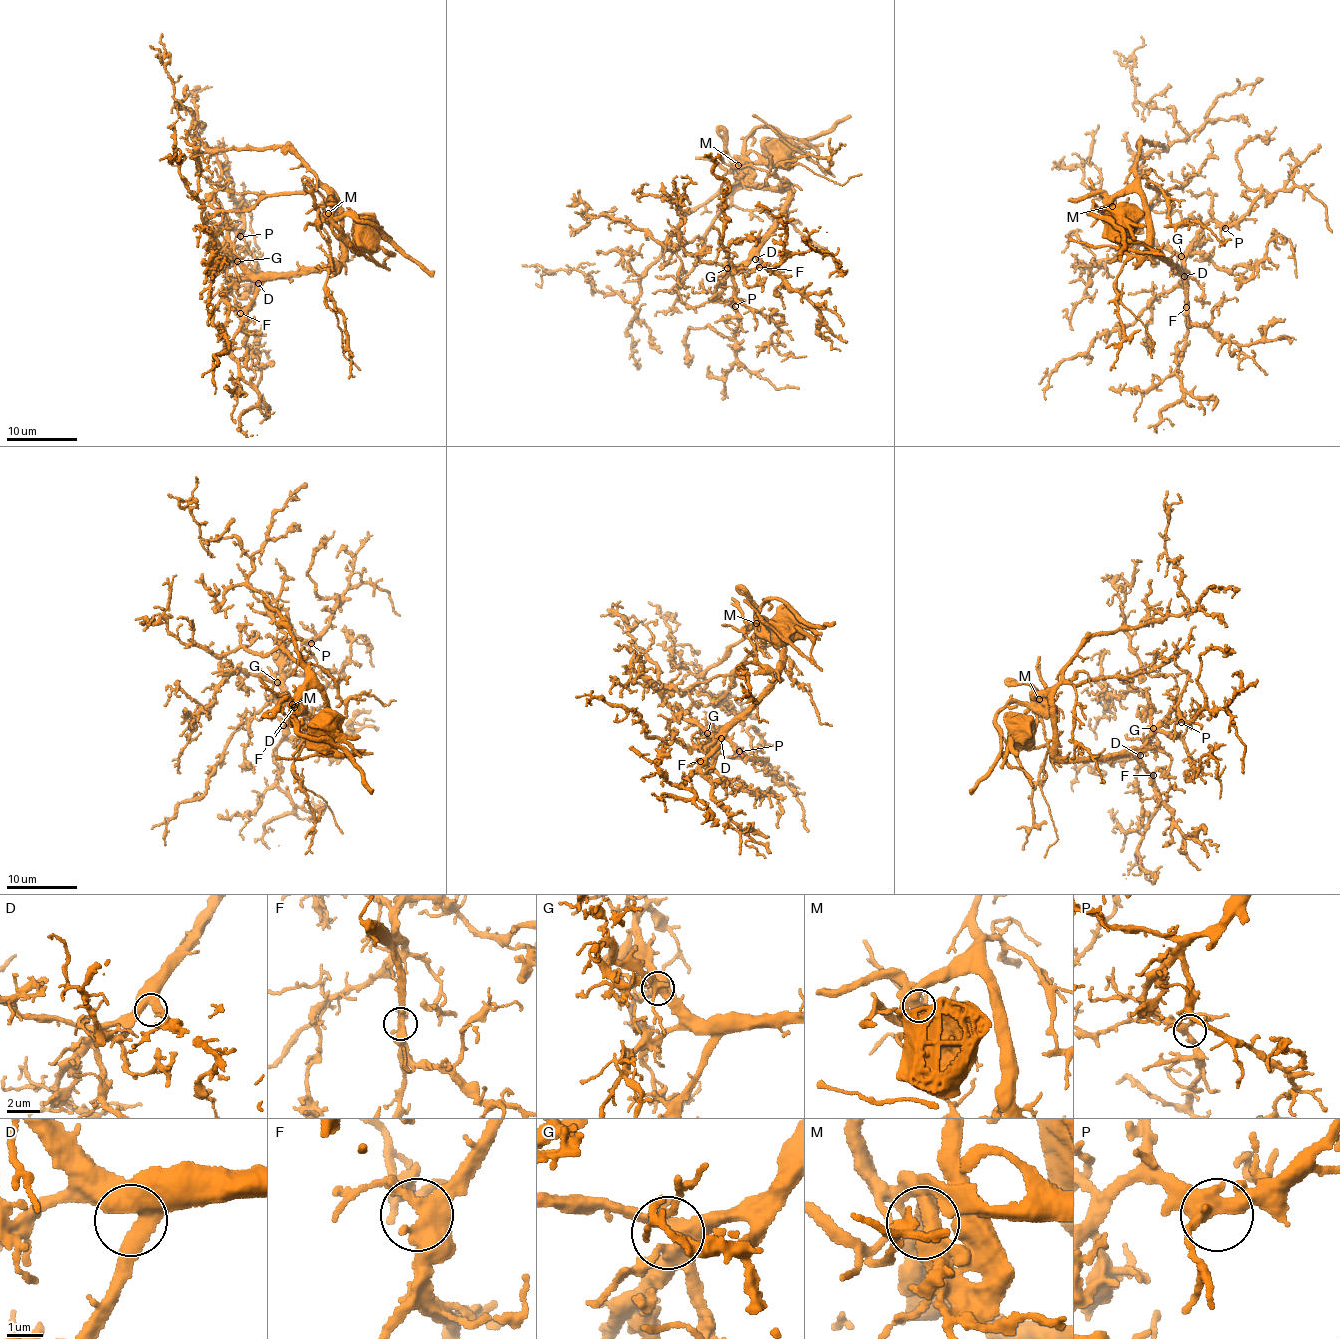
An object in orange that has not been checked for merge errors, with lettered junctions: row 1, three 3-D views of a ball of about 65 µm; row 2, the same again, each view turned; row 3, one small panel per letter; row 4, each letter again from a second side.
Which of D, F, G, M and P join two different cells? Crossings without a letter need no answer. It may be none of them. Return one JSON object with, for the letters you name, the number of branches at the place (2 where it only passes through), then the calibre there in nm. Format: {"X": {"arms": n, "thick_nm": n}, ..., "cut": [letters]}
{"cut": []}

